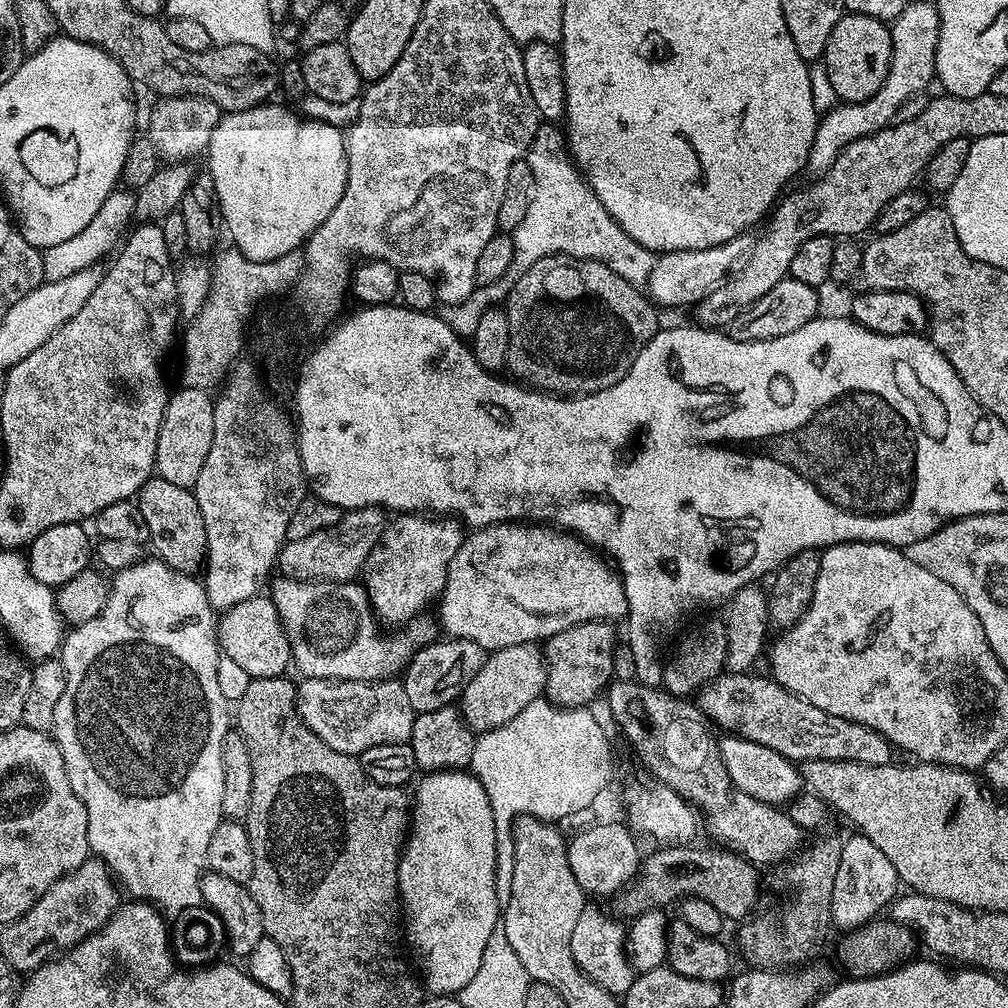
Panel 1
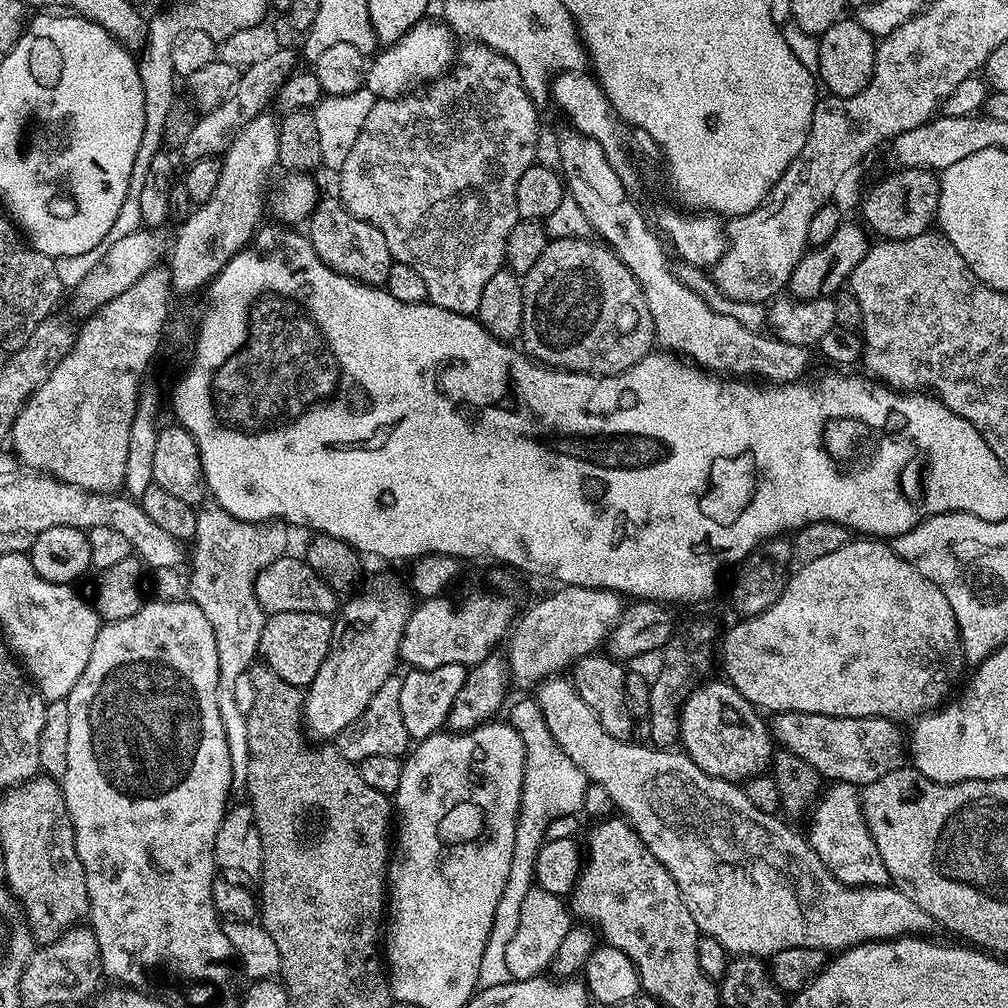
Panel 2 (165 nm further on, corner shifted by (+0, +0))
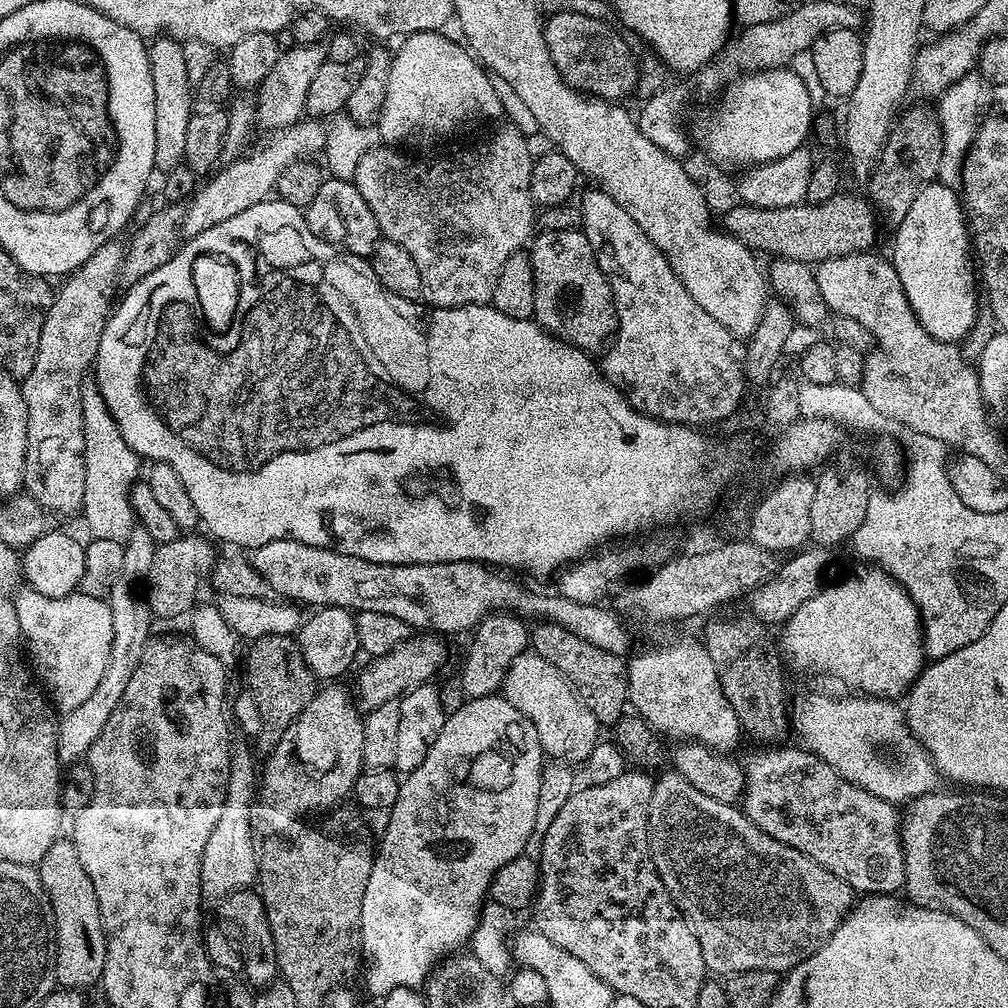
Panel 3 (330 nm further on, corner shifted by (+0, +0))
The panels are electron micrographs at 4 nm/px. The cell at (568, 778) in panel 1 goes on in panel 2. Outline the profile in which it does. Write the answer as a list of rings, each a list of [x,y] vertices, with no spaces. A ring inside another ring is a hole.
[[[528,698],[528,700],[516,703],[510,712],[508,720],[512,727],[518,730],[519,736],[523,740],[523,790],[520,792],[520,816],[516,820],[516,829],[514,830],[514,850],[510,858],[510,874],[506,878],[506,886],[502,890],[502,898],[498,898],[498,906],[494,914],[494,926],[490,930],[490,938],[486,942],[486,950],[482,954],[480,988],[502,986],[507,980],[512,979],[510,966],[506,966],[506,946],[510,942],[510,938],[514,938],[514,930],[518,930],[518,914],[522,908],[522,898],[534,886],[534,866],[538,858],[538,850],[544,845],[546,826],[550,826],[550,822],[560,817],[577,815],[586,798],[586,790],[590,788],[588,777],[582,774],[582,770],[579,770],[574,765],[574,762],[570,762],[570,758],[567,758],[563,750],[554,742],[553,735],[550,734],[535,699]]]

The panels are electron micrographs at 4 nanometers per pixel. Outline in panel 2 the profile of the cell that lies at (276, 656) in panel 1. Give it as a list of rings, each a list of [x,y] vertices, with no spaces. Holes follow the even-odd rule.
[[[271,614],[264,621],[260,639],[259,659],[295,688],[303,689],[312,683],[318,666],[326,662],[332,641],[332,616],[322,614]]]

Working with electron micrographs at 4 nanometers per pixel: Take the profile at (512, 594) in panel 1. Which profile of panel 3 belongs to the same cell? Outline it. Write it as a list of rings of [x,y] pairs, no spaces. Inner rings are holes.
[[[416,634],[406,643],[402,643],[386,656],[375,657],[360,672],[356,680],[356,692],[359,703],[365,713],[370,713],[382,702],[399,700],[405,692],[420,684],[427,684],[433,679],[432,675],[448,660],[448,648],[441,637],[436,634]]]

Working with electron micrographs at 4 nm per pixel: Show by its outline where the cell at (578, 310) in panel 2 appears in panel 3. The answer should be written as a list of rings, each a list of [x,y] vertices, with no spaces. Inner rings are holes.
[[[583,231],[540,232],[531,241],[530,255],[534,270],[536,323],[562,342],[589,354],[599,353],[616,331],[616,305],[612,302],[610,282],[602,274]]]

